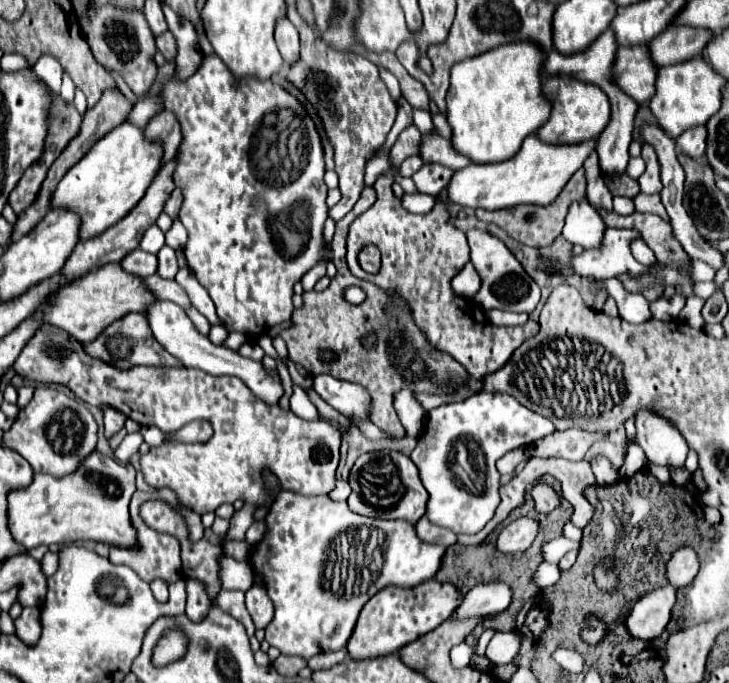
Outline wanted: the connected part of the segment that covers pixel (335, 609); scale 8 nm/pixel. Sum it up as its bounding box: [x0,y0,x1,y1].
[250,492,444,658]

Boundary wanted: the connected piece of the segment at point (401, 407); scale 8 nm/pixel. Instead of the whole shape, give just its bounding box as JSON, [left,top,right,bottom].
[394,388,428,438]

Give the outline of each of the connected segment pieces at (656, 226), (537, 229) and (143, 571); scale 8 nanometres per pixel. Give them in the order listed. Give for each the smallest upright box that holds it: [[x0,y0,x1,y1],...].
[[596,208,690,268],[476,170,586,248],[108,488,180,582]]

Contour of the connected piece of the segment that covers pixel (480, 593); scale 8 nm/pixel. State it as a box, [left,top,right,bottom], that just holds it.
[454,580,512,618]

